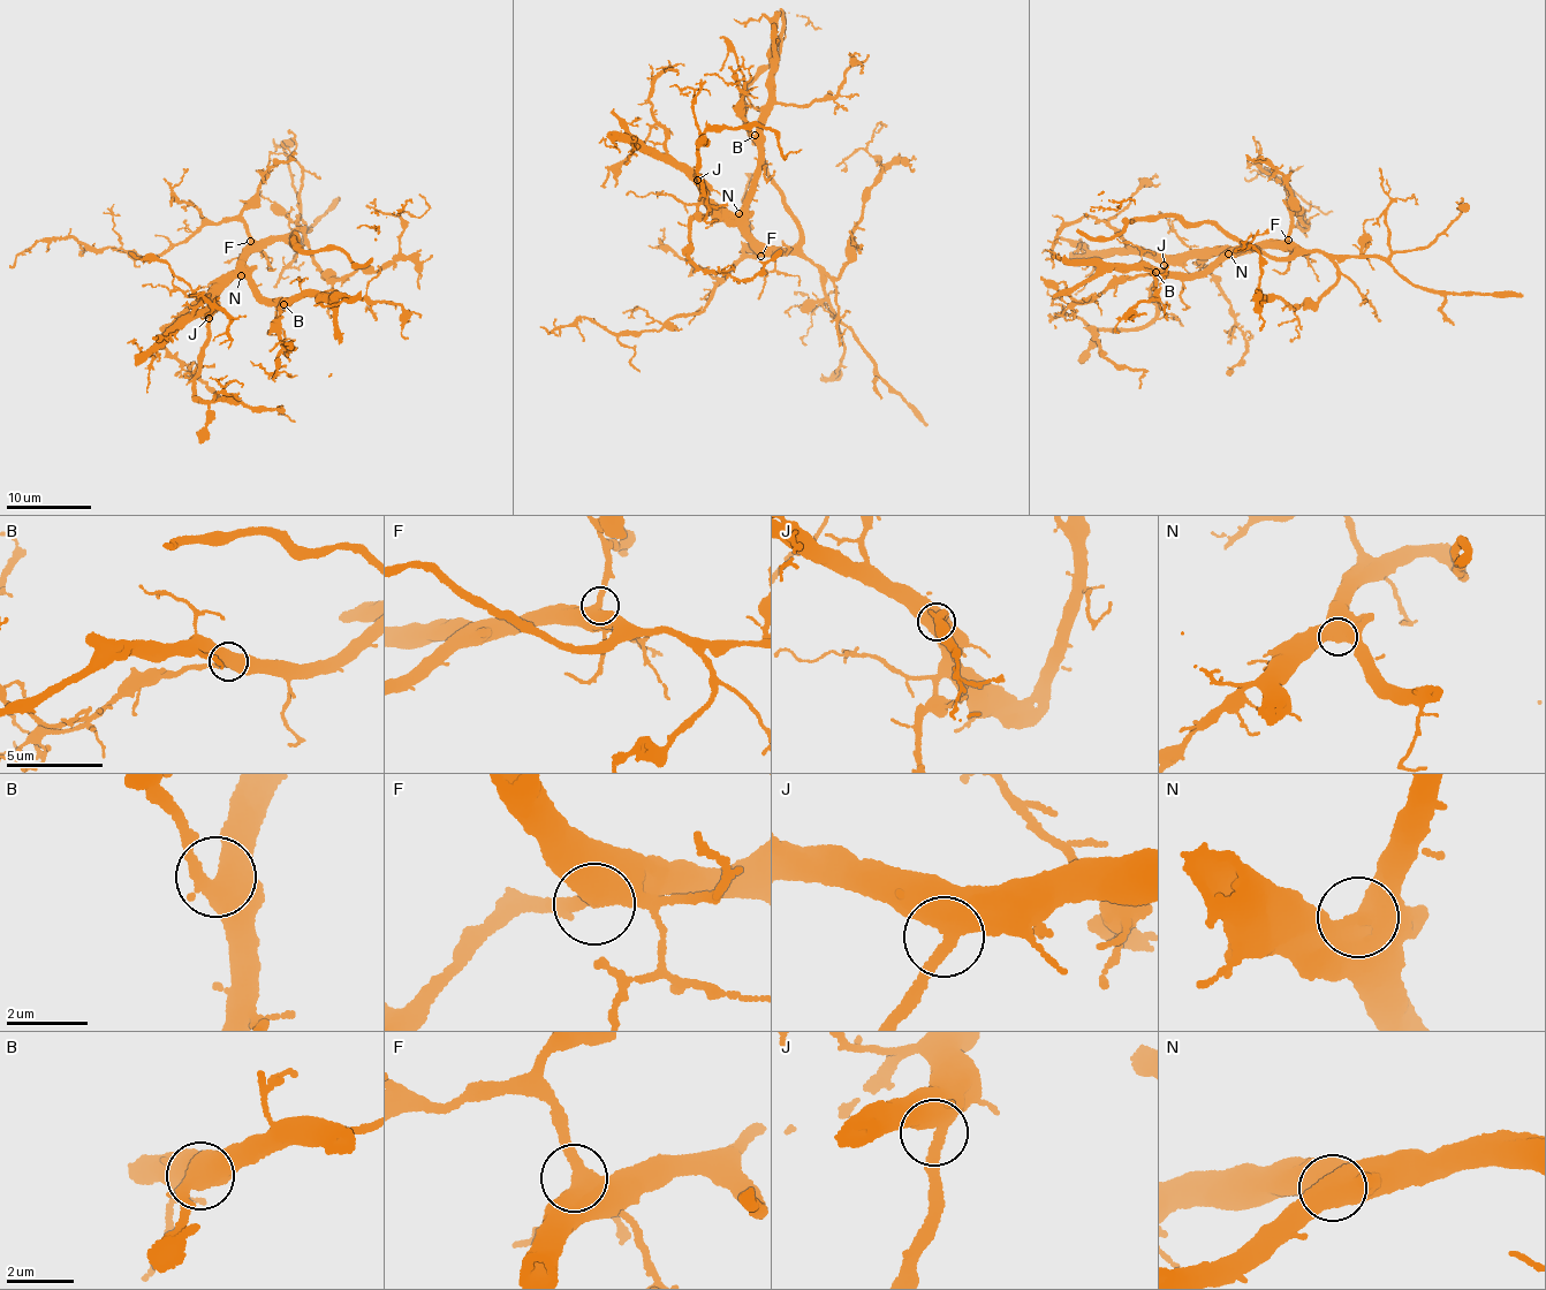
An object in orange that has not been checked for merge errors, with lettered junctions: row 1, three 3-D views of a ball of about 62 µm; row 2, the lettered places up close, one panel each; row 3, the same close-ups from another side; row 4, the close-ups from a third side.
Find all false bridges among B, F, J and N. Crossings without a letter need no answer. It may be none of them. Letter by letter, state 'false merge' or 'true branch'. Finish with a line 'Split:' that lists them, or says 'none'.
B: true branch
F: true branch
J: true branch
N: true branch
Split: none

